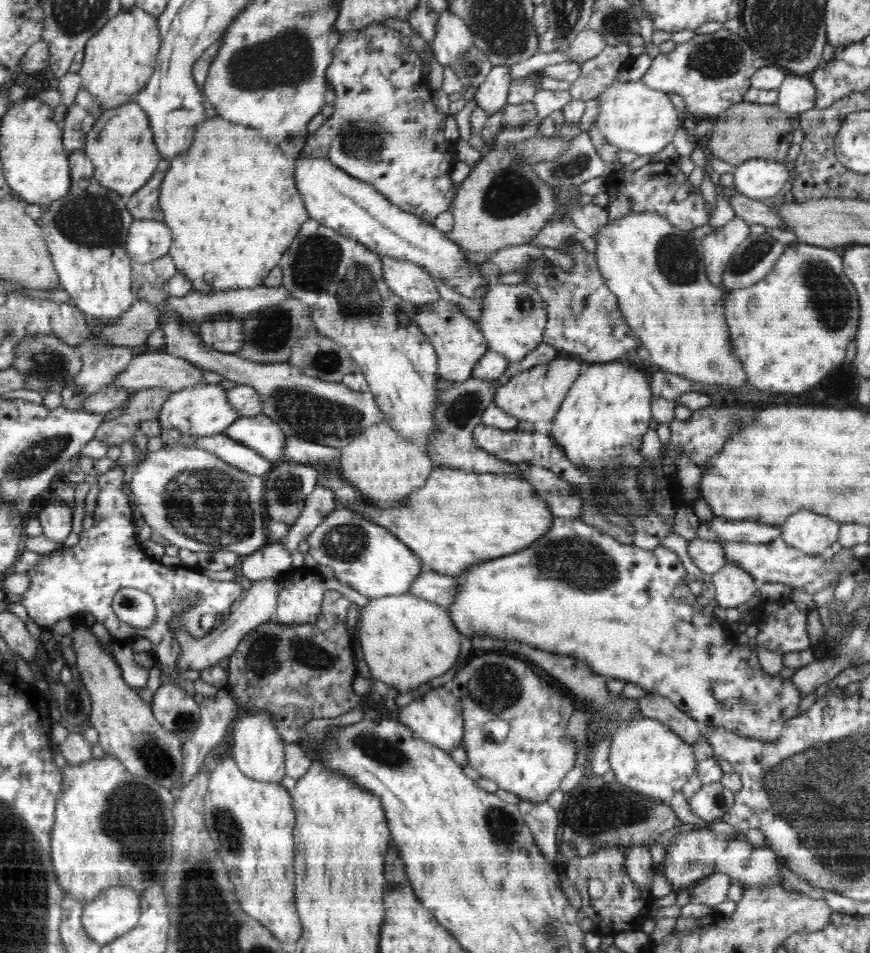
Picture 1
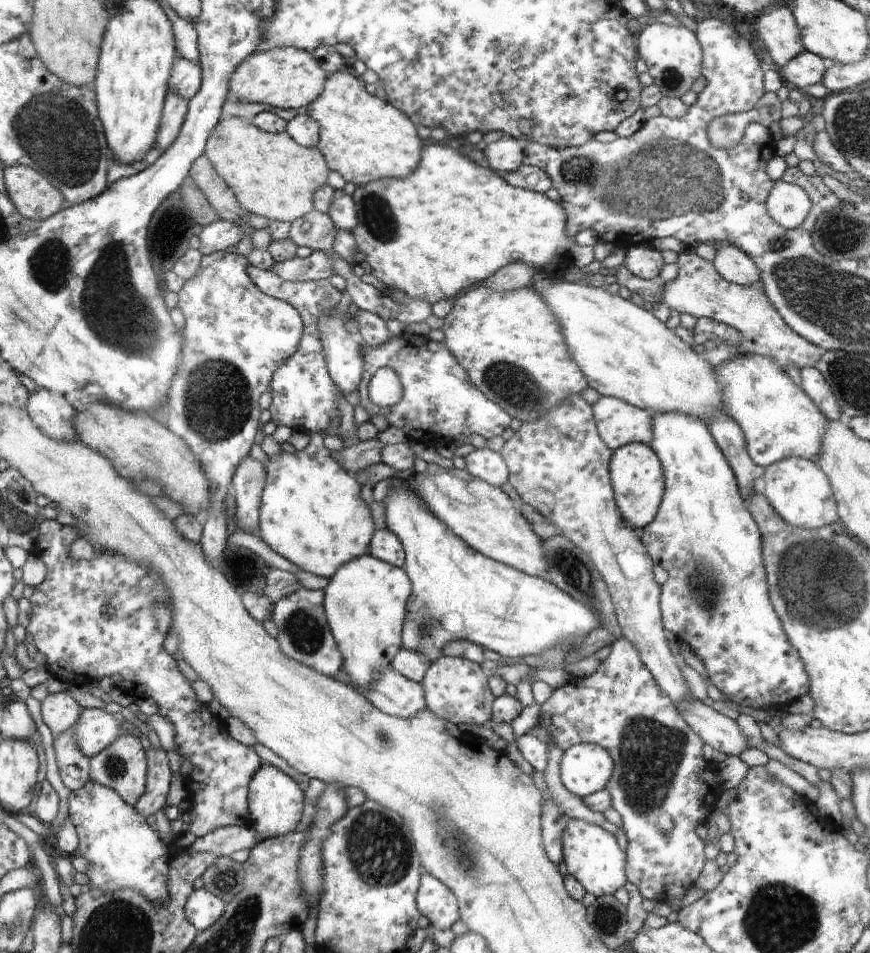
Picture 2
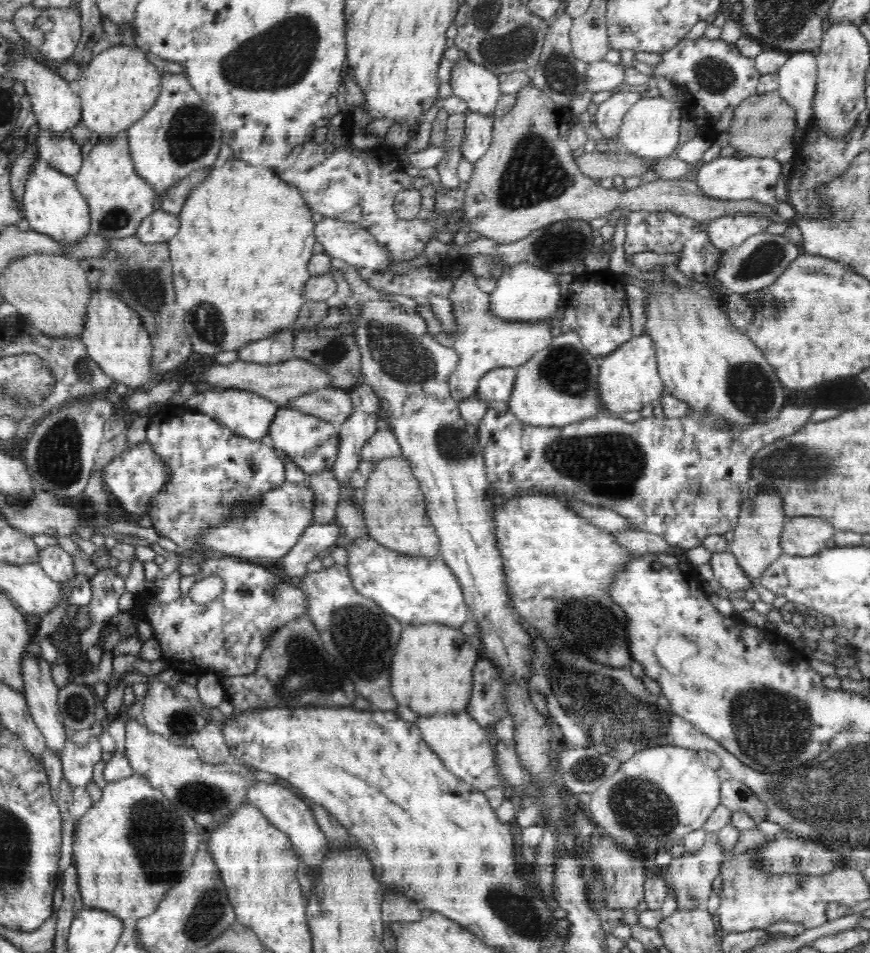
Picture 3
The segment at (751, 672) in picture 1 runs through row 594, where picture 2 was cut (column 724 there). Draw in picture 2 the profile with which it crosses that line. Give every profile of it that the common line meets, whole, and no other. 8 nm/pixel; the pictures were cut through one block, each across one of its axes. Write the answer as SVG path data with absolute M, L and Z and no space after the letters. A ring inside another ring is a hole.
M664 413L663 415L653 415L653 441L649 444L651 449L658 455L665 478L664 494L655 519L647 524L640 531L640 540L644 544L650 558L654 564L660 565L668 572L668 579L661 586L659 605L663 627L676 634L677 638L684 640L690 645L693 653L700 658L705 666L705 671L710 682L726 694L728 700L736 702L738 705L750 706L753 709L784 708L796 698L809 693L810 683L808 675L804 670L804 663L787 639L781 620L772 608L768 600L768 584L763 565L762 539L761 534L748 510L745 500L742 498L736 477L728 464L727 458L723 455L720 447L716 444L714 437L708 427L700 419L689 417L685 414Z

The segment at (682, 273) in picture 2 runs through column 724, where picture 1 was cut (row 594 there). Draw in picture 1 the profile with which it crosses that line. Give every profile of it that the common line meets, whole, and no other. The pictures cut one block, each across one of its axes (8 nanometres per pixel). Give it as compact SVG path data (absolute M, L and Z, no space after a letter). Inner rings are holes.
M293 568L278 576L276 578L276 585L278 585L277 612L272 619L278 623L288 625L314 624L318 620L324 594L328 590L340 591L342 594L346 594L351 602L357 604L359 612L364 610L364 606L368 604L369 600L367 596L360 594L355 588L346 586L344 583L340 584L340 581L338 582L335 576L324 577L318 570L308 571L307 569Z

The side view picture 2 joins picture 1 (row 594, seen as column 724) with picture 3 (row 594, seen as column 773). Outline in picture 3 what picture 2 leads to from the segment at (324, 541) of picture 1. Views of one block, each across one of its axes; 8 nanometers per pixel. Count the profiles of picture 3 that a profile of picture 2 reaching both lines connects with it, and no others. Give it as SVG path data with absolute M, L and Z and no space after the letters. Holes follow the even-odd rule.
M369 536L354 542L352 546L346 546L346 550L348 572L358 594L371 598L401 623L440 623L460 629L468 620L462 587L452 569L439 556L428 559L398 553Z

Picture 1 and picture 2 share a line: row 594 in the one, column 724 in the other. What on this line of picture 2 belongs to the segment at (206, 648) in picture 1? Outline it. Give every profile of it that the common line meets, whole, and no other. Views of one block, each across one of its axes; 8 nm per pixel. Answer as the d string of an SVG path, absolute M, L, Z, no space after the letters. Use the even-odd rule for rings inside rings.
M716 245L712 264L728 282L740 286L760 283L759 270L754 261L736 245Z

